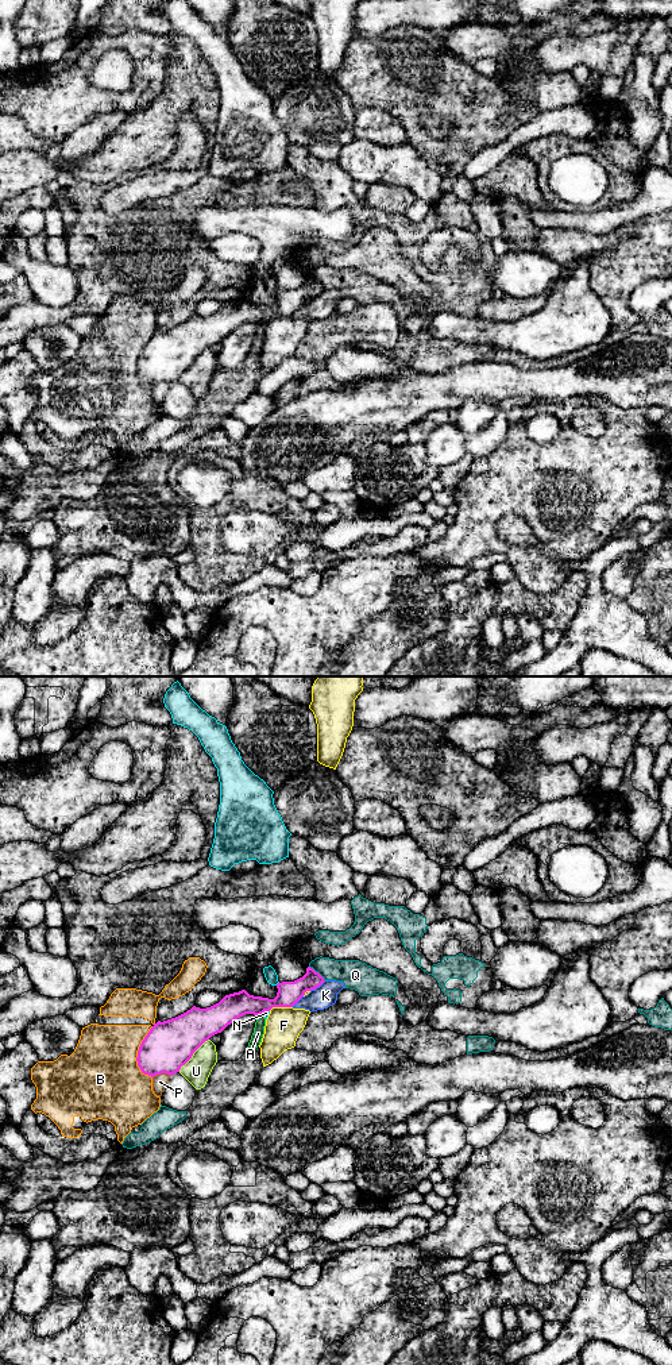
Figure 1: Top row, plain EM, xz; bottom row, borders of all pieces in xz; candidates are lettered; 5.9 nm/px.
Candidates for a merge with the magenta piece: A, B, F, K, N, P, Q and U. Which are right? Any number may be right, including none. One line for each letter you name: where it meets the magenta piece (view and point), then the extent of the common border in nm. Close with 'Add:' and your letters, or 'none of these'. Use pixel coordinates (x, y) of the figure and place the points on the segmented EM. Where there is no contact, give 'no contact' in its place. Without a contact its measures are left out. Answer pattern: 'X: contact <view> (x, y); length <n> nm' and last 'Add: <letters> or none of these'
Add: none of these

